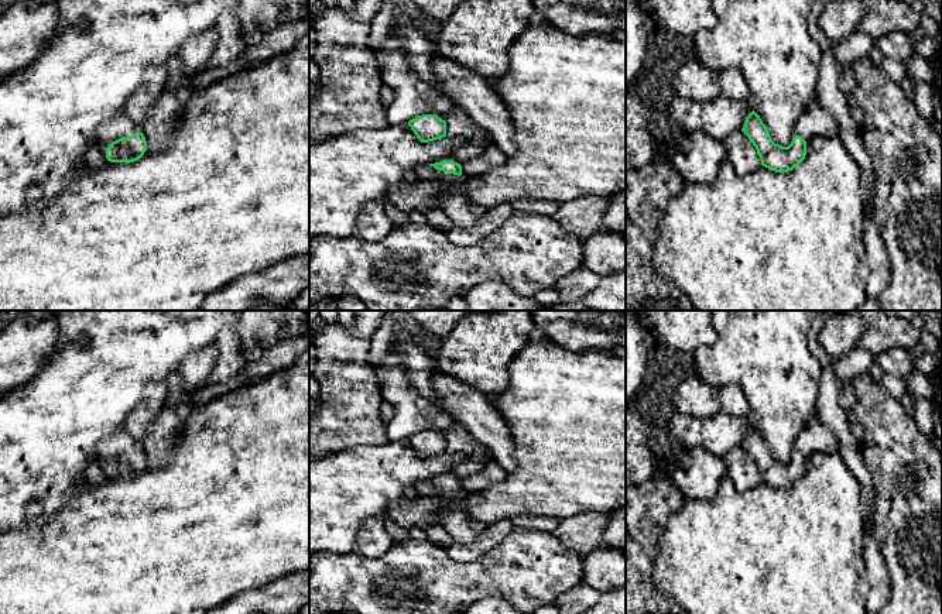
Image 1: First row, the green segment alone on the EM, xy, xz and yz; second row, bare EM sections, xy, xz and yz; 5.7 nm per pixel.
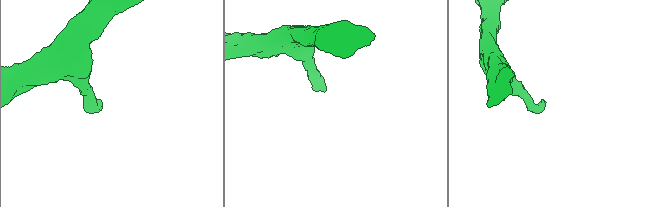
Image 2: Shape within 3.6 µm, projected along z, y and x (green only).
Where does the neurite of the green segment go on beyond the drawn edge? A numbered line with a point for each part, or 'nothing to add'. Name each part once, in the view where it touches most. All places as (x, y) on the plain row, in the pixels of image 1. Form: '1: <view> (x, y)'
1: xy (122, 442)

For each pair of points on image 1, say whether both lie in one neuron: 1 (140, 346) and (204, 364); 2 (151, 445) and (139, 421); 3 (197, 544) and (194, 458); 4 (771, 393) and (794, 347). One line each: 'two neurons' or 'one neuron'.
1: two neurons
2: two neurons
3: one neuron
4: one neuron

